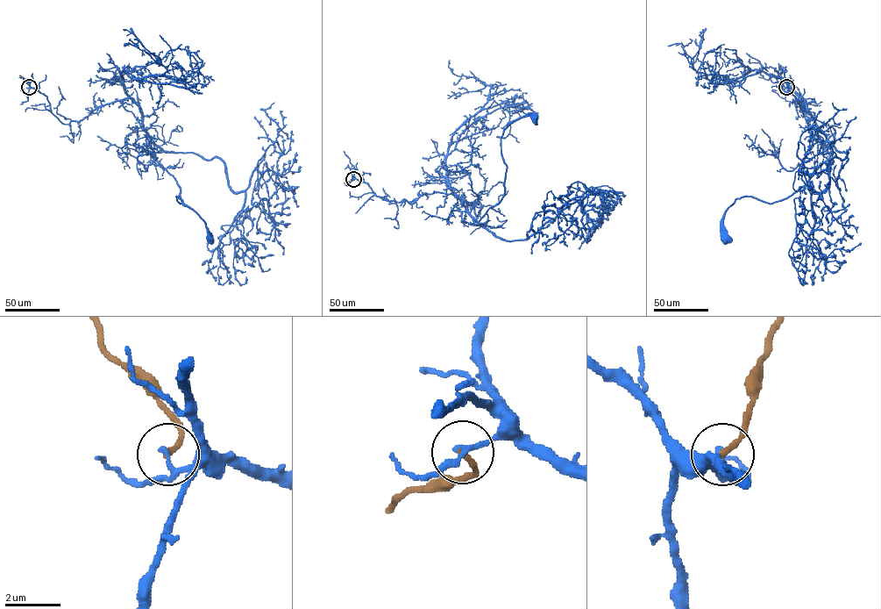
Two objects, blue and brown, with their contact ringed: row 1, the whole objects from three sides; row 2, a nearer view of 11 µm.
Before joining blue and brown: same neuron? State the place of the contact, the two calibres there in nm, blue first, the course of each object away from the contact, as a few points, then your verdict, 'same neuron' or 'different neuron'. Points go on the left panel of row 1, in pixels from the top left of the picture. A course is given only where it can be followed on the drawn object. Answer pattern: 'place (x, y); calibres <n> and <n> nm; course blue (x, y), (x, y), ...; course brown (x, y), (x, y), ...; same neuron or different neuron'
place (29, 87); calibres 160 and 220 nm; course blue (29, 87), (46, 96), (64, 124), (132, 100), (152, 155), (179, 186), (177, 200), (205, 223), (210, 238); course brown (29, 87), (19, 75); different neuron

